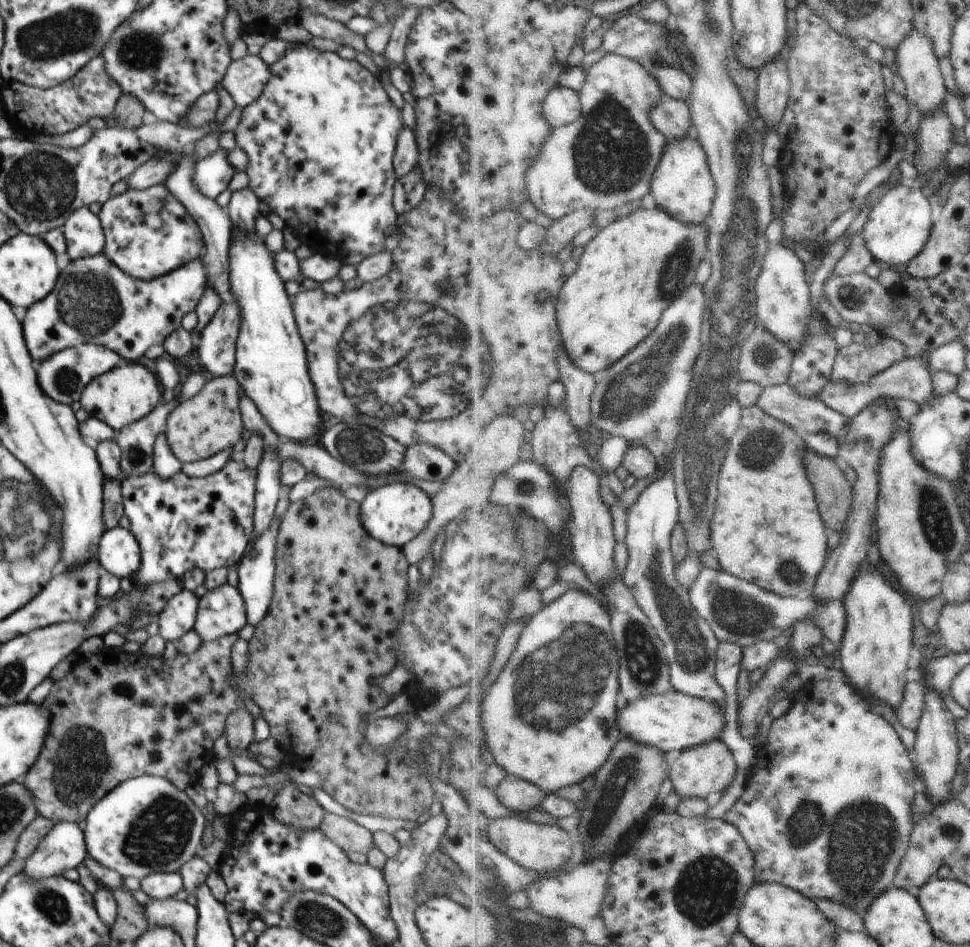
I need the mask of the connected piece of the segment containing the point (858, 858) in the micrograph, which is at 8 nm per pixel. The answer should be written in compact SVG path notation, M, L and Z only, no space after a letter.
M840 678L815 682L808 688L802 688L794 697L789 711L777 719L772 725L771 743L760 748L760 766L756 776L750 780L746 794L736 804L734 810L726 816L734 826L746 837L746 842L753 848L757 856L757 883L782 883L795 888L809 896L812 900L836 900L840 904L853 907L858 914L865 917L870 908L878 902L880 896L894 886L902 861L909 854L913 843L913 832L917 824L912 818L912 807L918 804L918 792L923 792L920 784L922 776L918 776L918 765L914 764L913 755L904 744L900 732L894 728L888 718L874 712L873 703L866 700L853 684Z

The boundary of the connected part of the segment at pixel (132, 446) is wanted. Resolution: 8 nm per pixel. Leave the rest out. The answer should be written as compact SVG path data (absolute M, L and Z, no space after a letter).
M177 396L168 403L160 403L148 416L132 422L132 424L128 424L116 432L115 441L122 449L122 462L120 462L122 477L142 476L142 474L150 472L150 468L153 466L155 440L160 432L165 432L168 415L178 406L180 406L180 400Z

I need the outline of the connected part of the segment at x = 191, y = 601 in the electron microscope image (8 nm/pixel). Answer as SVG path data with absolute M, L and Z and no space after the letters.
M182 589L182 592L167 600L157 620L160 636L170 642L192 630L196 622L198 603L198 596L187 589Z

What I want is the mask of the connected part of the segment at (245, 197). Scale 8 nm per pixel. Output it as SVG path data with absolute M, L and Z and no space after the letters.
M249 187L234 191L231 195L228 212L232 221L232 232L248 232L251 230L256 234L254 228L256 216L261 213L258 210L259 198Z

